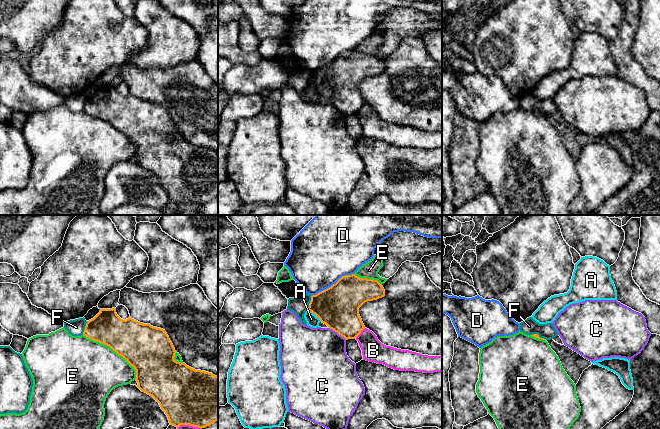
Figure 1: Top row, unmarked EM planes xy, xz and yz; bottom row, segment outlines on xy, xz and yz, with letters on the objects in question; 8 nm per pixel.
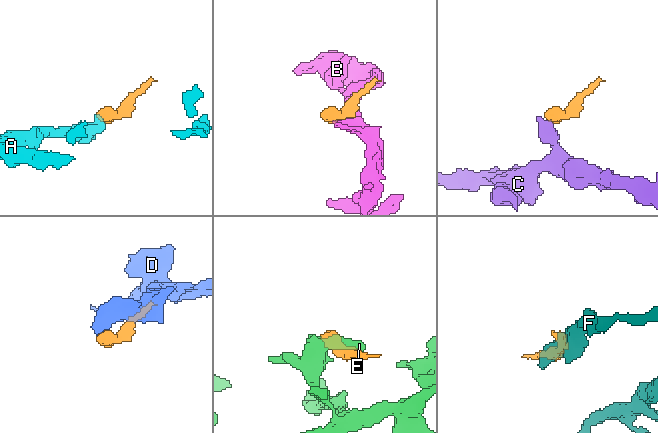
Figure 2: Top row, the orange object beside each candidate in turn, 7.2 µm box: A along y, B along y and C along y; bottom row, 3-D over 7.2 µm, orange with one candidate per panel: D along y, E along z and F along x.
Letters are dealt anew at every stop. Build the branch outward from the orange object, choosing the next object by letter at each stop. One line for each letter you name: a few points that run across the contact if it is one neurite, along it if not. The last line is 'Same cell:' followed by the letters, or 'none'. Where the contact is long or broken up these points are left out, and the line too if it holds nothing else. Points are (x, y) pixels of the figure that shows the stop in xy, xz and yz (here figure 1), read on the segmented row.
Same cell: none

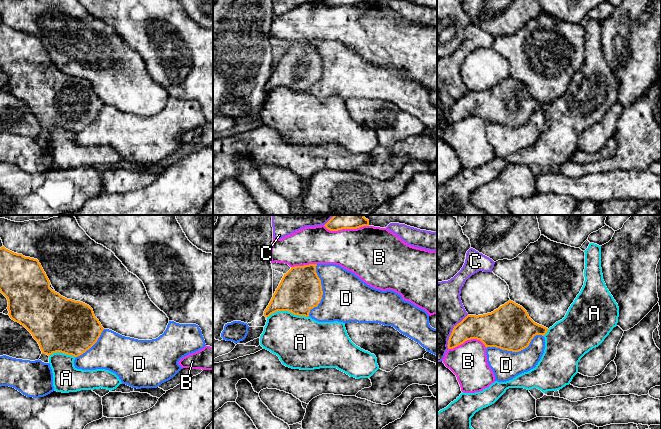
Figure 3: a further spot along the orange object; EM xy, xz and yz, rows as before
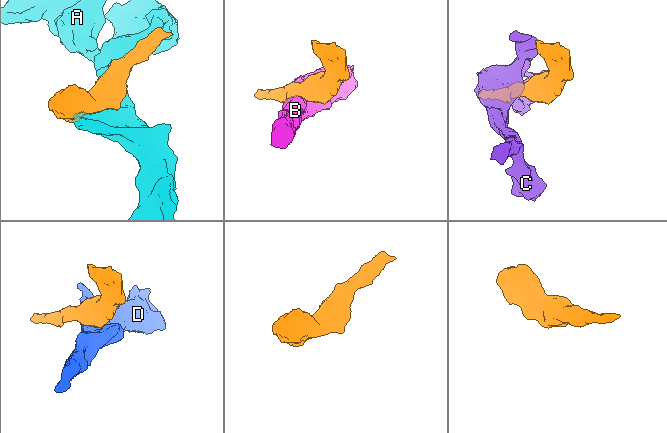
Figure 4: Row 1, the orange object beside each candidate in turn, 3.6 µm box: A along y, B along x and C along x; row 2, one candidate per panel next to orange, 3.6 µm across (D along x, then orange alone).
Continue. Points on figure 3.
Same cell: none

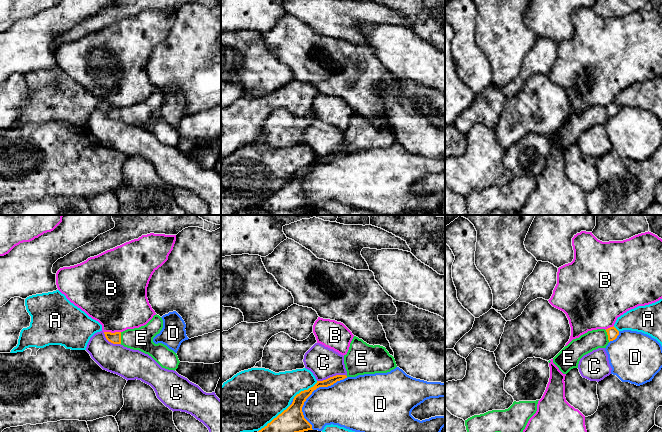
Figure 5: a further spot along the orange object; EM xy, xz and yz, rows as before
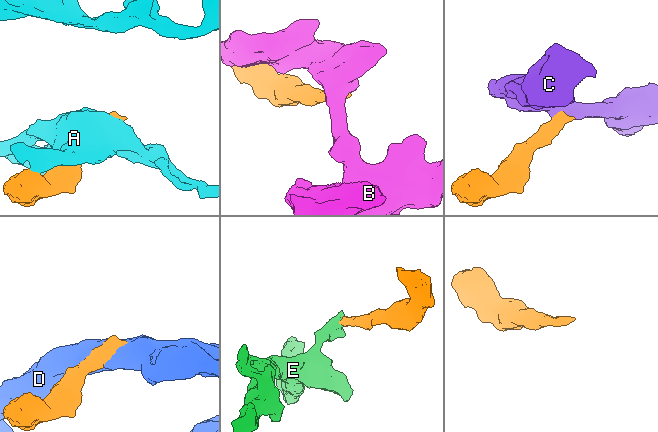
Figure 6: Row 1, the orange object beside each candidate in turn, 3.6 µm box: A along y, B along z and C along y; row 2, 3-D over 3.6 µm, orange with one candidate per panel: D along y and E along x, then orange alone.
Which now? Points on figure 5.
E: xy (115, 338), (120, 338), (141, 338)
Same cell: E

